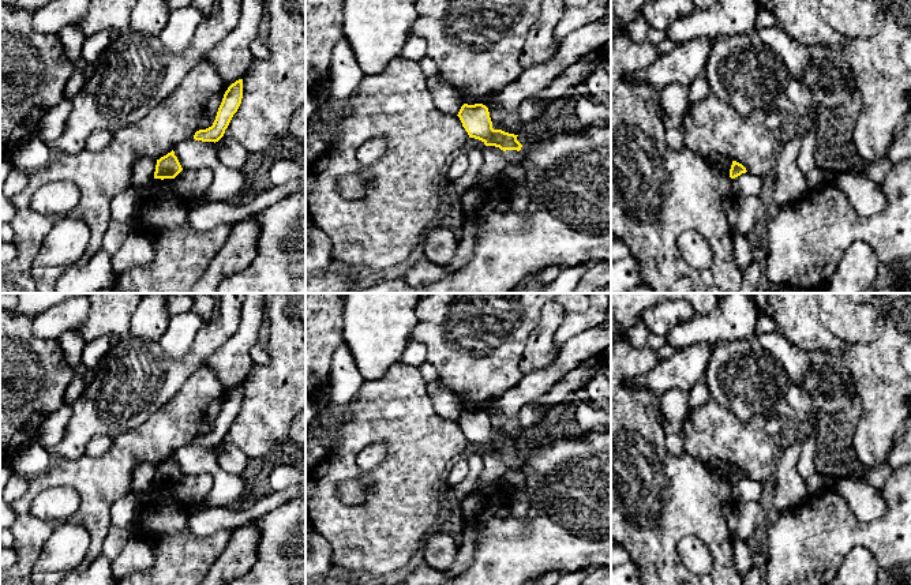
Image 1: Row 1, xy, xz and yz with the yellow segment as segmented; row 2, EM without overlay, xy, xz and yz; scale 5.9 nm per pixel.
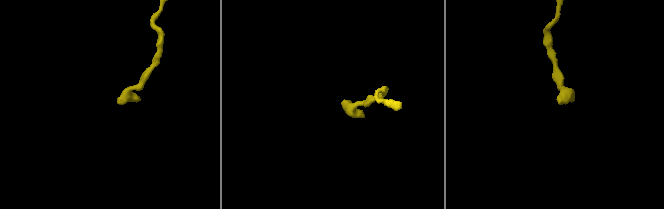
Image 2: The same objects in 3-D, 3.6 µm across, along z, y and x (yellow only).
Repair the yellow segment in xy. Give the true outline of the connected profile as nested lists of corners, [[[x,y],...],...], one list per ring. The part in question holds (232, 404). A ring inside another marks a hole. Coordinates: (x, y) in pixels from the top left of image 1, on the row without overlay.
[[[243,385],[232,389],[224,400],[215,425],[211,432],[195,438],[194,445],[202,447],[218,447],[237,417],[243,404]]]

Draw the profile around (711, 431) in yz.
[[[713,400],[687,409],[682,424],[685,453],[706,462],[719,458],[742,469],[754,481],[764,483],[775,473],[783,440],[765,430],[766,419],[756,415],[742,423]]]

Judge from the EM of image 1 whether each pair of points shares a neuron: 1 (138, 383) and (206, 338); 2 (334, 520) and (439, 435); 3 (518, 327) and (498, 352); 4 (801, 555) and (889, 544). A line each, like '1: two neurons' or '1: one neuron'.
1: one neuron
2: one neuron
3: one neuron
4: one neuron

